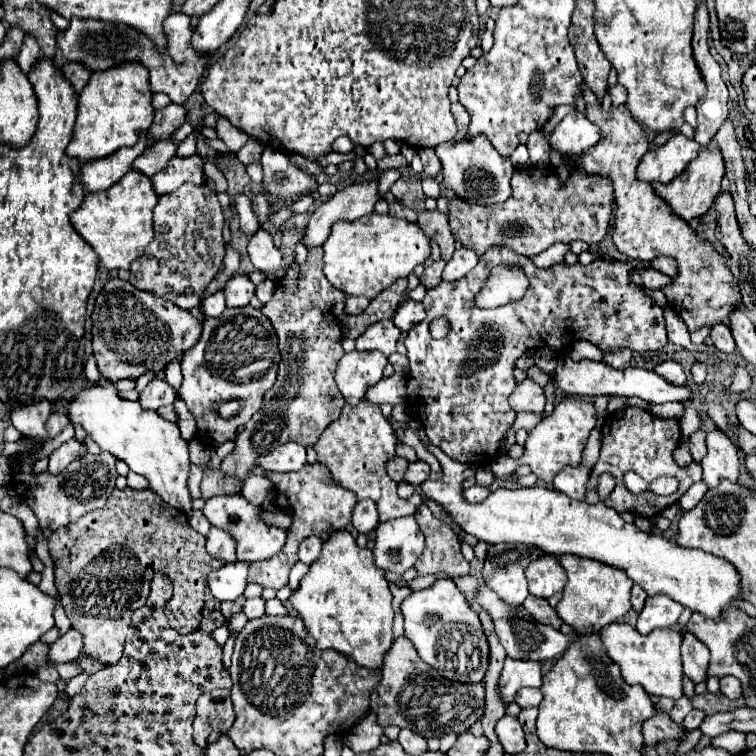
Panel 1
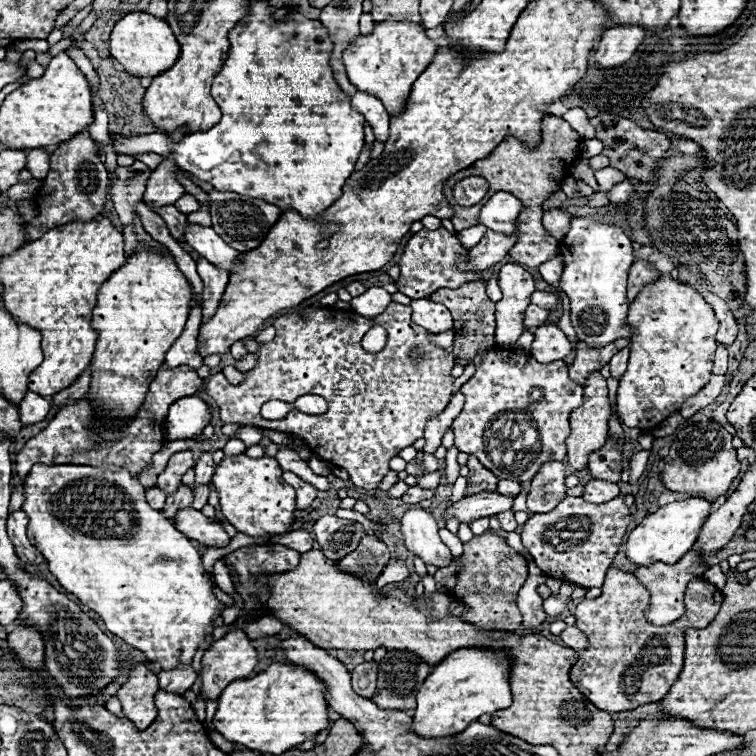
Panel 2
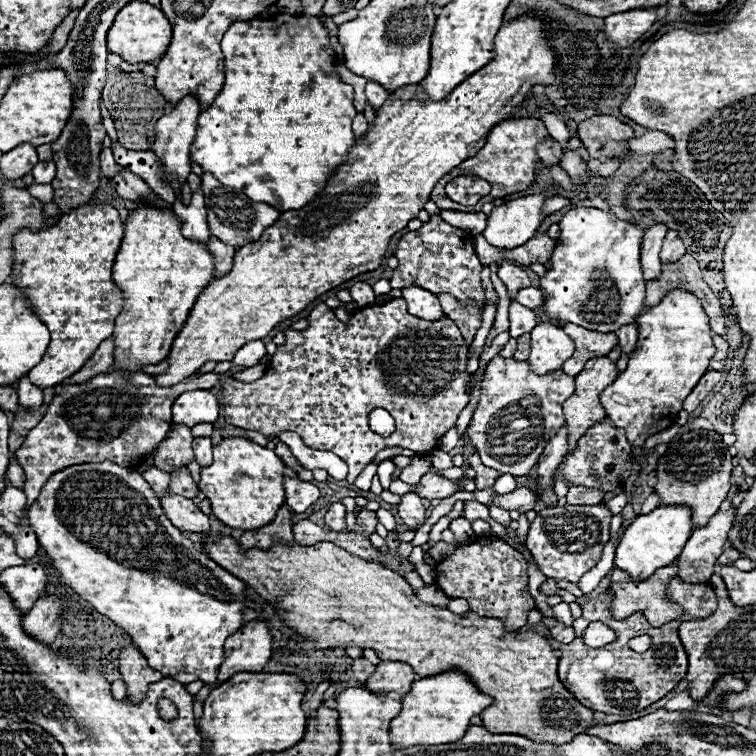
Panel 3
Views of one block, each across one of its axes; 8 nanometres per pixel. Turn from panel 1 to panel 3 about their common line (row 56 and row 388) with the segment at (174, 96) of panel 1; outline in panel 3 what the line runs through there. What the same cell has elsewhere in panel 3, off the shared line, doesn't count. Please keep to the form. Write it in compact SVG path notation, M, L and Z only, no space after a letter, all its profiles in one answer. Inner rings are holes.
M110 372L96 376L86 384L66 386L60 396L54 396L42 422L26 434L24 444L14 452L26 474L26 506L36 500L48 476L62 468L104 460L126 468L136 466L144 456L158 448L166 432L172 428L170 410L176 396L190 390L210 390L218 384L218 378L220 376L214 372L196 372L180 384L162 388L156 384L154 376L146 372L136 372L130 376Z

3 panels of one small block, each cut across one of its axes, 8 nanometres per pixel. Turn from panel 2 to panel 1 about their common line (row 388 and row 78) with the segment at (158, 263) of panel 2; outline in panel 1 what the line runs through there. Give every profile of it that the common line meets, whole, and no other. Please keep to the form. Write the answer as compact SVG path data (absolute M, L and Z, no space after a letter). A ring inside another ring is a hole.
M128 62L104 72L94 72L78 96L78 116L72 142L66 148L68 156L90 162L136 144L140 130L148 130L152 124L154 108L150 100L152 92L142 64Z

